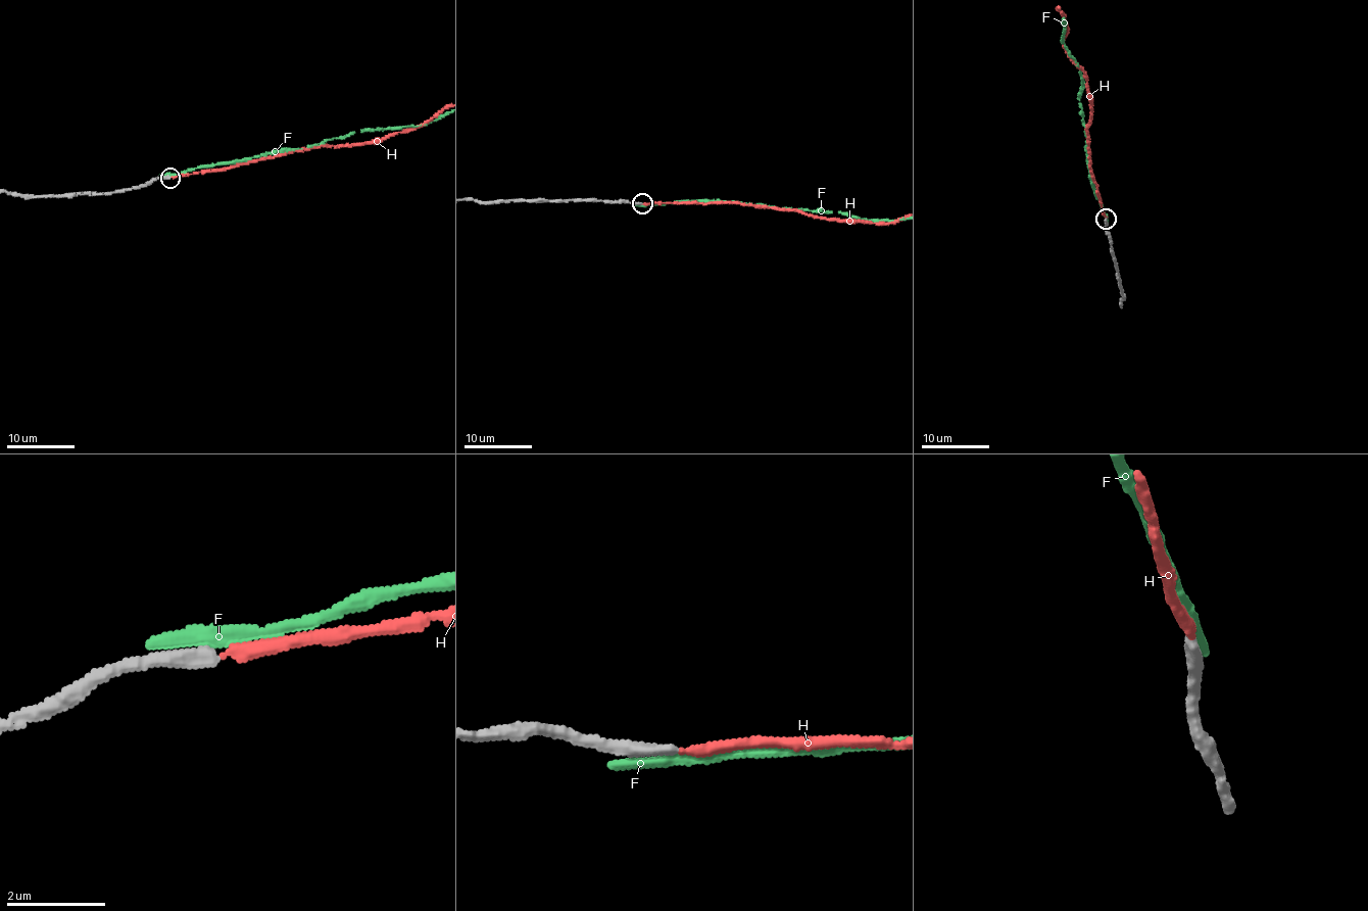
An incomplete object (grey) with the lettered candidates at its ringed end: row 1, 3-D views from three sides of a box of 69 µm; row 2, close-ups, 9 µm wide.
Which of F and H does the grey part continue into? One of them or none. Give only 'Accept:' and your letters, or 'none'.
Accept: H

